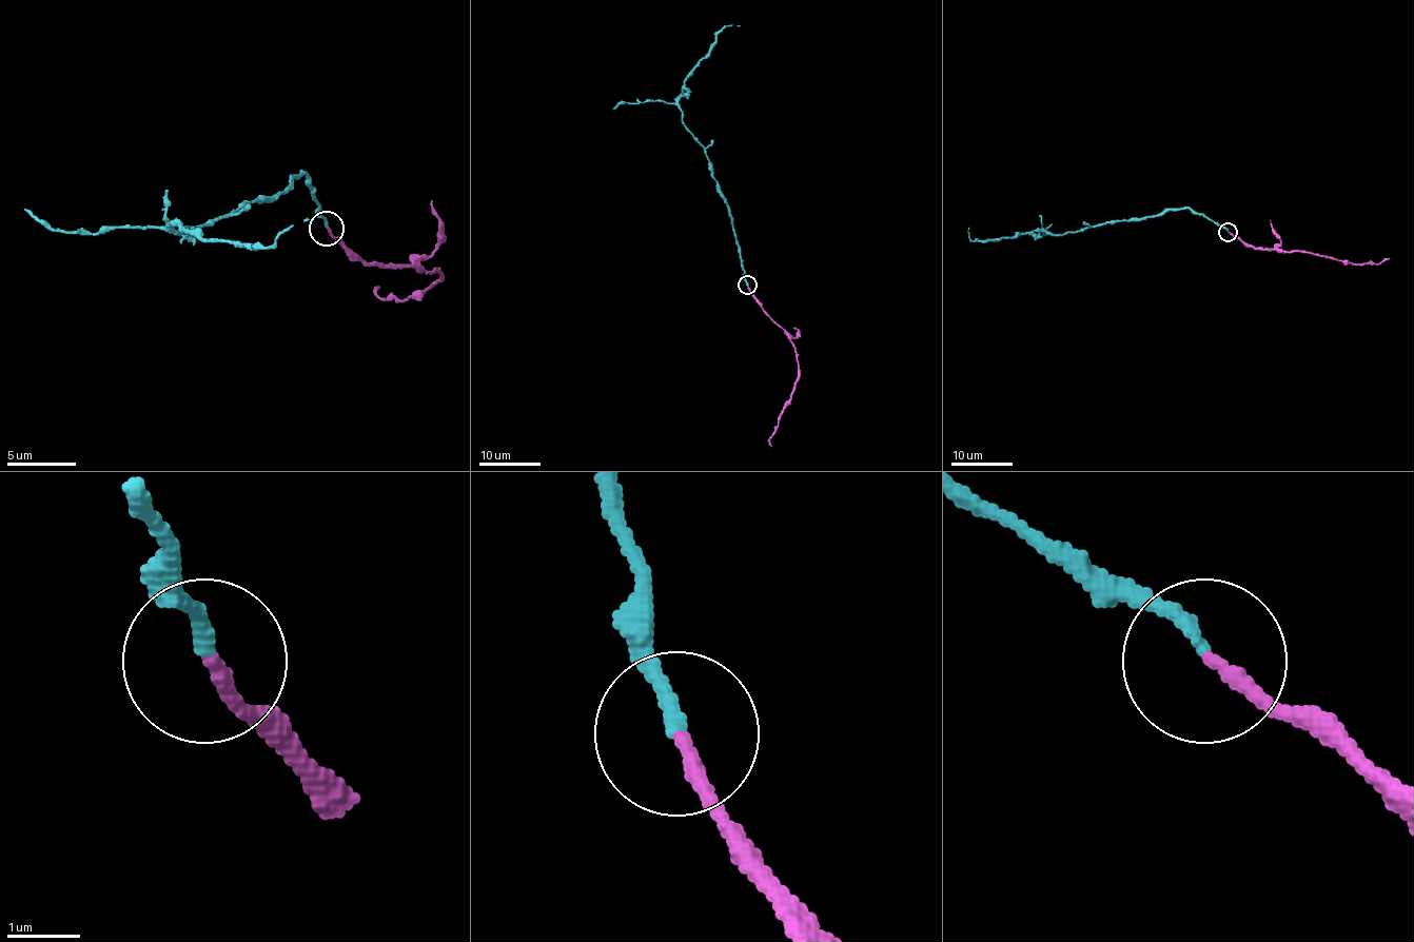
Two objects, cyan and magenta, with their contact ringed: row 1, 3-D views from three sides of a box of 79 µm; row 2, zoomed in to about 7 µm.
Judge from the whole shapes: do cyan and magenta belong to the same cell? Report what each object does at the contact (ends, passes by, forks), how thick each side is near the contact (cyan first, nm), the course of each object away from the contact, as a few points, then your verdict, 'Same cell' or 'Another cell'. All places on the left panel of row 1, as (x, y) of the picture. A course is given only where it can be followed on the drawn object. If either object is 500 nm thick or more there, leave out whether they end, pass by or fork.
At the ring cyan ends. At the ring magenta ends. Thickness 200 nm (cyan) against 200 nm. Course of cyan: (326, 226), (301, 173), (280, 194), (232, 215), (180, 232), (170, 226), (253, 246), (273, 242), (308, 218). Course of magenta: (326, 229), (367, 263), (415, 267), (439, 274), (432, 283), (401, 301), (380, 298), (380, 288). Same cell

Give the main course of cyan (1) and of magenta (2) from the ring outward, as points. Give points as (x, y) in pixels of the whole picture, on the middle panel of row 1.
1: (747, 285), (727, 201), (678, 102), (684, 79), (714, 36), (724, 26), (739, 25)
2: (747, 285), (765, 312), (787, 334), (798, 362), (794, 391), (771, 436), (771, 446)

